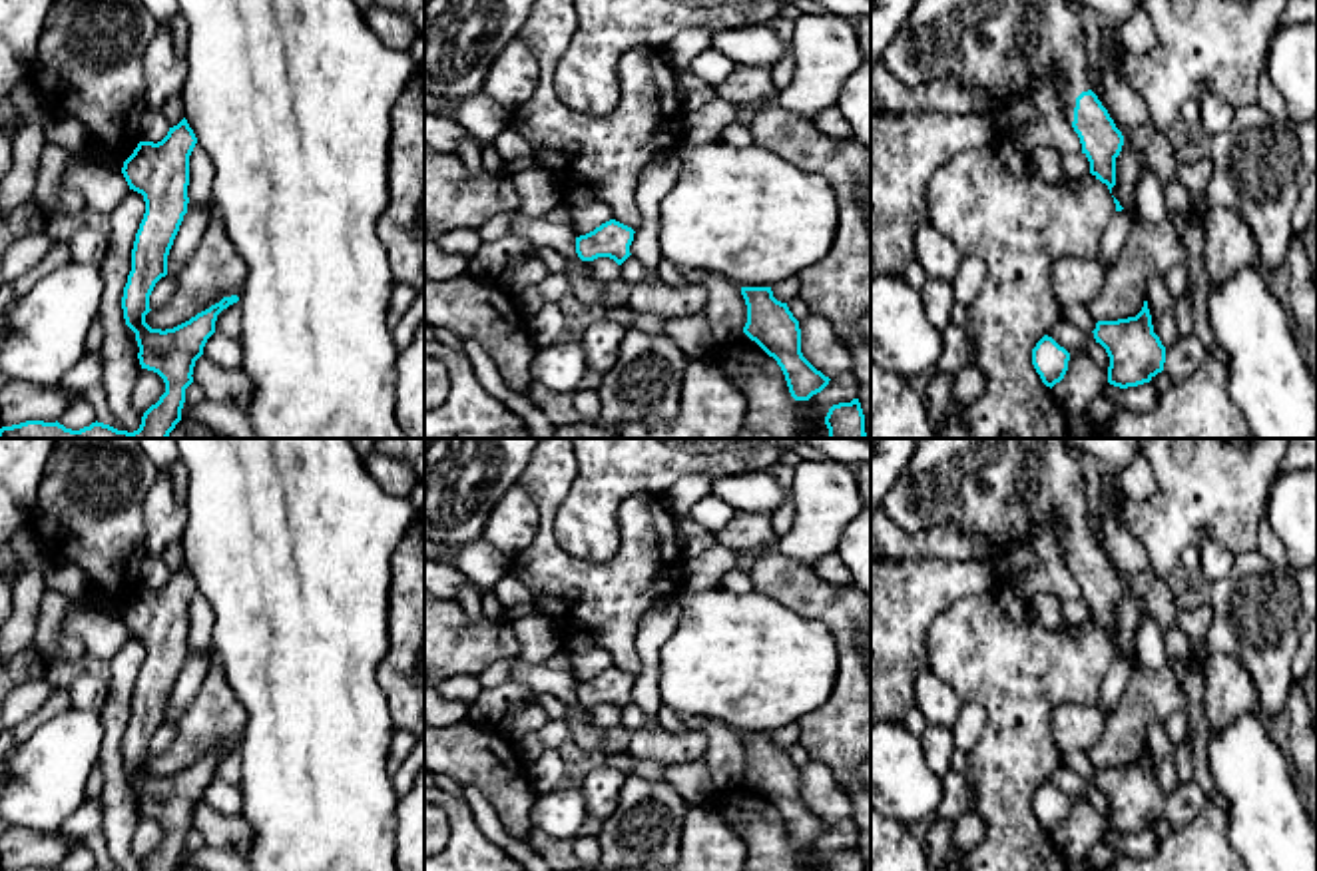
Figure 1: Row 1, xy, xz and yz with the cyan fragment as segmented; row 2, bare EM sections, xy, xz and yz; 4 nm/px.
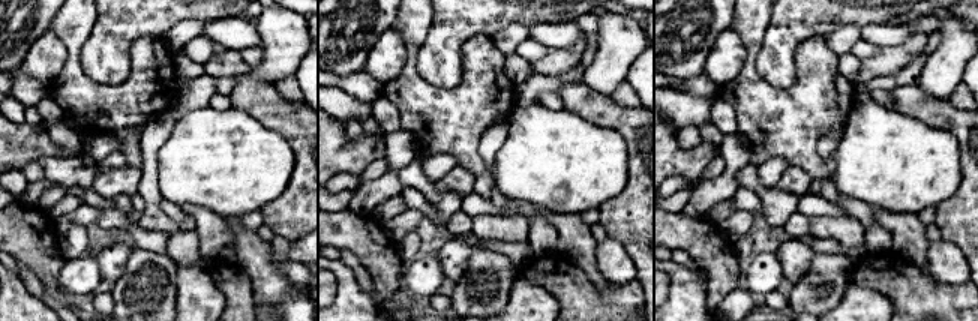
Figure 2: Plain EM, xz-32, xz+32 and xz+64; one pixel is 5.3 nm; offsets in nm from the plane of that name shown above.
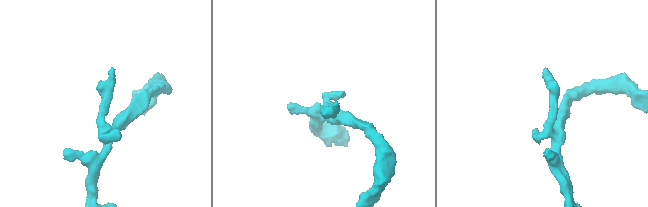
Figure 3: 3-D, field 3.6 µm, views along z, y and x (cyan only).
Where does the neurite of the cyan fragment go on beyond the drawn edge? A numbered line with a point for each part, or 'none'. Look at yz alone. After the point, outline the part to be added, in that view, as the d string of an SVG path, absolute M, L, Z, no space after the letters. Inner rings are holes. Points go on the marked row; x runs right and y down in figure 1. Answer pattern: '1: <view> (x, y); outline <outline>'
1: yz (1007, 48); outline M915 0L881 62L907 88L958 78L986 96L994 120L1056 76L1062 82L1064 118L1072 124L1076 98L1092 90L1086 78L1086 34L1068 0Z

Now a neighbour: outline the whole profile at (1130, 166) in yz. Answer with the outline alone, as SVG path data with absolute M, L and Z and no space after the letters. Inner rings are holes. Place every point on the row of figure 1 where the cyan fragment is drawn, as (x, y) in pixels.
M1124 144L1116 157L1116 185L1112 187L1112 195L1128 211L1136 209L1136 185L1144 173L1156 175L1154 167L1142 157L1142 153Z

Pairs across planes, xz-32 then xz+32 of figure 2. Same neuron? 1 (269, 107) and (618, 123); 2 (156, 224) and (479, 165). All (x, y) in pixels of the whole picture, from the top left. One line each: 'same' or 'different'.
1: same
2: different

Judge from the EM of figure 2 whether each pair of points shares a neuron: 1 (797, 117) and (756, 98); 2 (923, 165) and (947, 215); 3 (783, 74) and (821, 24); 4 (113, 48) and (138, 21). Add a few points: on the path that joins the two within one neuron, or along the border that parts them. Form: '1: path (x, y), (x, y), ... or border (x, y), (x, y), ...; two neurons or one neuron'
1: path (786, 114), (782, 110), (767, 108); one neuron
2: border (960, 173), (959, 188), (936, 207); two neurons
3: path (783, 59), (783, 48), (806, 26); one neuron
4: path (117, 41), (131, 27); one neuron

